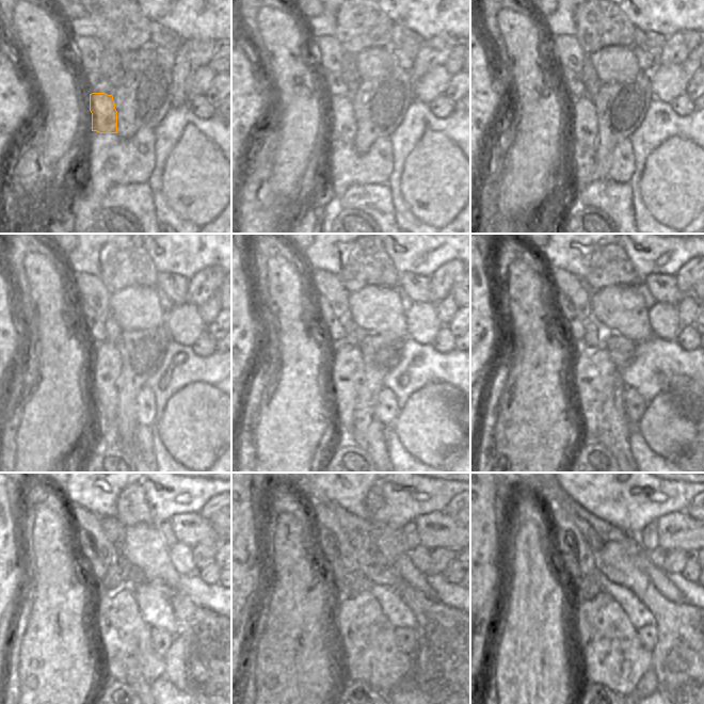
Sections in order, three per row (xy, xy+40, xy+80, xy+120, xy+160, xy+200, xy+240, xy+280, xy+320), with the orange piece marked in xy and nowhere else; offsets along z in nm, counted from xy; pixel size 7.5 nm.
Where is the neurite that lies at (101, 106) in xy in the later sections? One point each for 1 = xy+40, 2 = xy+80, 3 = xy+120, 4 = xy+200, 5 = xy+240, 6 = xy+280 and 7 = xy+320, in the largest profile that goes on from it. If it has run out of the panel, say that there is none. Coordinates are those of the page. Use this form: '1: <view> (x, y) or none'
1: xy+40 (344, 126)
2: xy+80 (585, 128)
3: xy+120 (107, 364)
4: xy+200 (597, 383)
5: xy+240 (125, 637)
6: xy+280 (367, 639)
7: xy+320 (611, 654)

